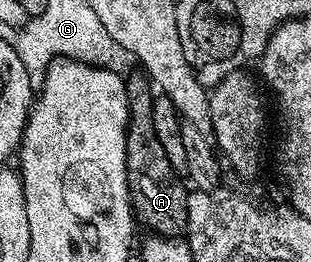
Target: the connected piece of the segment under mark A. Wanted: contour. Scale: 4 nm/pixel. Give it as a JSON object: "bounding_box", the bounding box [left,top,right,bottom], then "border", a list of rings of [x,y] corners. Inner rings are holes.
{"bounding_box":[126,72,188,238],"border":[[[141,72],[133,73],[126,77],[126,90],[130,96],[130,118],[126,128],[126,174],[130,207],[141,228],[143,225],[150,229],[146,231],[160,237],[181,238],[188,223],[188,189],[172,163],[168,163],[168,154],[156,136],[156,127],[152,127],[155,94],[151,82]]]}

